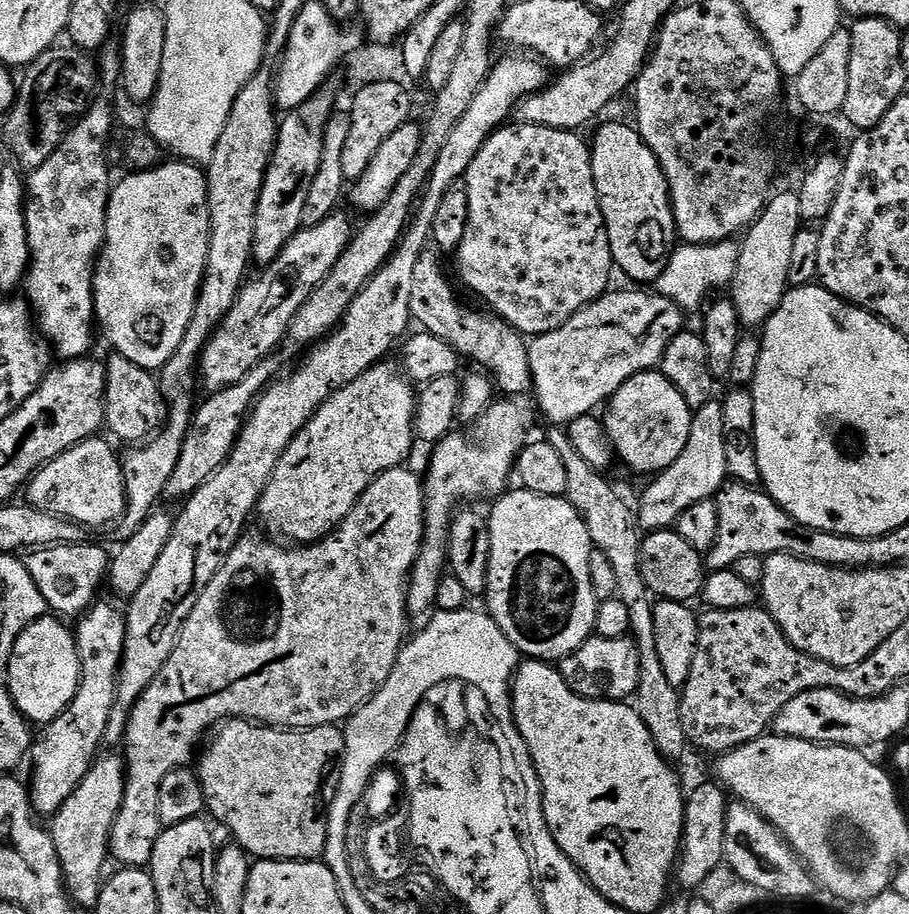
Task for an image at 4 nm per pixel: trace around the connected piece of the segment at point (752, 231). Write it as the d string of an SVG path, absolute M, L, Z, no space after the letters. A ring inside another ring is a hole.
M778 192L769 199L755 223L745 231L740 244L738 270L730 285L730 299L743 327L750 330L756 326L763 327L784 300L789 287L788 269L794 239L802 223L797 193Z

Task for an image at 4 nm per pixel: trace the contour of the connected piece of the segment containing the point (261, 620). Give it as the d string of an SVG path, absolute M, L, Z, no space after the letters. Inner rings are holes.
M408 466L386 470L365 490L362 498L358 498L354 510L346 514L344 521L329 536L317 540L315 544L285 546L283 543L273 542L267 535L264 536L245 534L240 537L234 550L230 550L223 566L200 592L194 610L190 610L190 618L186 618L178 634L170 658L162 666L162 670L158 670L154 682L150 682L148 689L140 695L138 702L132 708L132 716L128 719L128 728L124 732L122 741L122 749L124 748L122 759L126 765L127 784L108 844L111 859L113 861L116 859L117 865L125 868L144 868L151 865L154 846L162 831L158 818L158 794L162 782L174 769L189 763L188 755L191 754L192 747L199 742L200 735L211 724L219 725L229 718L235 718L289 730L317 728L327 724L339 725L362 707L384 685L386 678L390 678L390 670L394 670L398 654L409 635L408 580L412 576L412 567L420 553L420 544L424 540L424 485L421 477L416 477Z

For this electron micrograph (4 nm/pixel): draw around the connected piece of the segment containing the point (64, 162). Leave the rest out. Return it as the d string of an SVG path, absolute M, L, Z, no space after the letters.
M93 103L88 111L75 121L72 129L68 131L68 136L58 146L58 150L54 150L54 154L50 154L50 158L46 158L46 162L42 162L42 166L35 169L27 177L26 180L26 234L28 235L28 245L30 246L31 261L28 265L28 275L26 277L26 289L28 288L27 303L30 305L35 323L38 325L38 331L45 341L54 349L61 357L61 361L78 360L89 355L88 352L92 348L92 324L94 328L94 317L96 315L96 303L92 297L92 279L96 277L96 262L100 259L100 249L104 246L104 231L106 230L106 214L108 213L108 198L110 195L110 183L108 184L108 168L110 169L110 147L108 148L108 139L112 136L112 108L108 104Z

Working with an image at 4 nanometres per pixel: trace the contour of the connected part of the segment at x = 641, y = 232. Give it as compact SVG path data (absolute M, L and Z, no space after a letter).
M631 123L628 124L604 124L596 132L596 141L591 141L592 150L592 169L594 170L594 186L598 190L598 202L602 206L602 218L606 226L606 234L610 242L610 250L612 251L612 263L617 269L620 268L632 280L637 280L637 285L651 285L662 274L662 270L666 270L666 266L670 262L673 252L678 247L678 237L676 234L676 219L672 213L672 196L668 192L668 183L666 182L666 174L662 170L662 166L658 162L658 158L654 158L654 154L650 150L650 146L646 146L646 142L640 137L639 132Z

